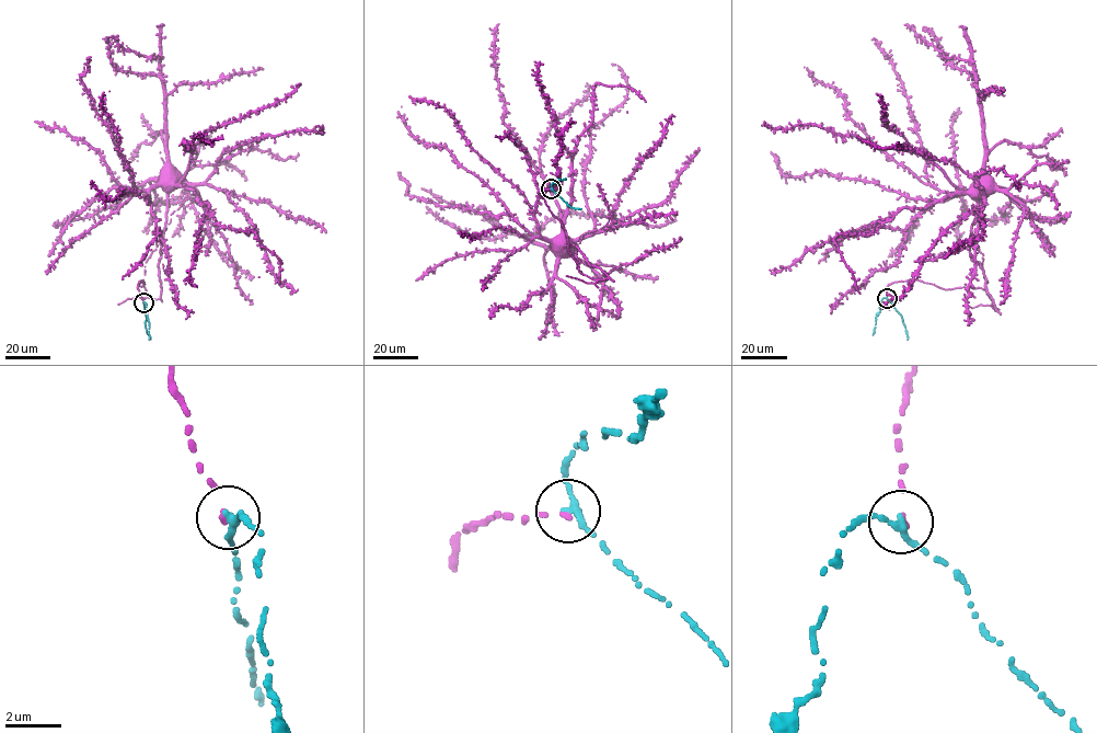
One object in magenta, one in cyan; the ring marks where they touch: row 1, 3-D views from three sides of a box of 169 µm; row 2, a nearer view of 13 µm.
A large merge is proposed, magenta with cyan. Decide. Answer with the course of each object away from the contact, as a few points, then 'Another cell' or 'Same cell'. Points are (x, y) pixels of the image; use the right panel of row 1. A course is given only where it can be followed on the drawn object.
Course of magenta: (887, 298), (888, 285), (919, 279), (946, 289), (985, 289), (996, 311), (983, 271), (970, 255), (974, 190). Course of cyan: (887, 298), (902, 317), (908, 339). Same cell

